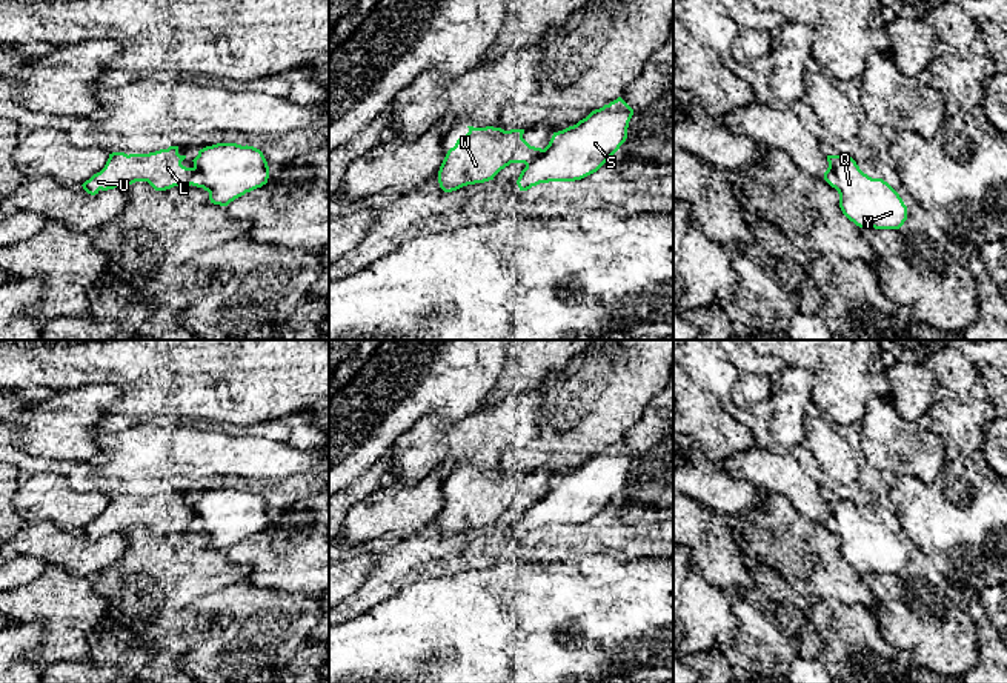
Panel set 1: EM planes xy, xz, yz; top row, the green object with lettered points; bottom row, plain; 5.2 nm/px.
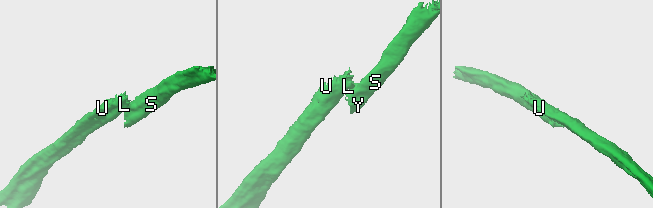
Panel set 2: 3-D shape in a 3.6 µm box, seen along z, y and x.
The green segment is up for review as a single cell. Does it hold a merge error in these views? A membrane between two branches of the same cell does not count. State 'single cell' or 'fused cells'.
fused cells

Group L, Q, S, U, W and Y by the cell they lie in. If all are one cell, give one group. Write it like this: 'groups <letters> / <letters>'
groups L U W / Q S Y

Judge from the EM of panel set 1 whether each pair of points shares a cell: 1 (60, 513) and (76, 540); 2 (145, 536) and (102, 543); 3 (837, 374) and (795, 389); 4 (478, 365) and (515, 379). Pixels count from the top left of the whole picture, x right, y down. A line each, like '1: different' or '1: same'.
1: different
2: different
3: different
4: different

